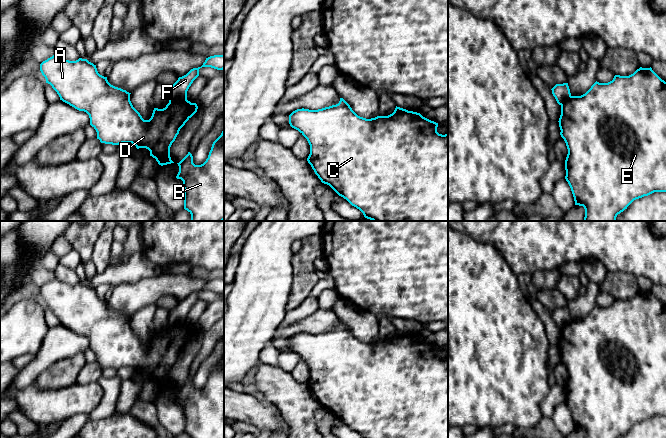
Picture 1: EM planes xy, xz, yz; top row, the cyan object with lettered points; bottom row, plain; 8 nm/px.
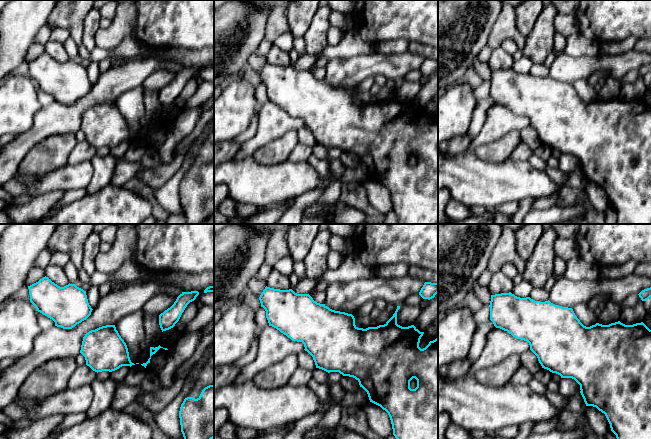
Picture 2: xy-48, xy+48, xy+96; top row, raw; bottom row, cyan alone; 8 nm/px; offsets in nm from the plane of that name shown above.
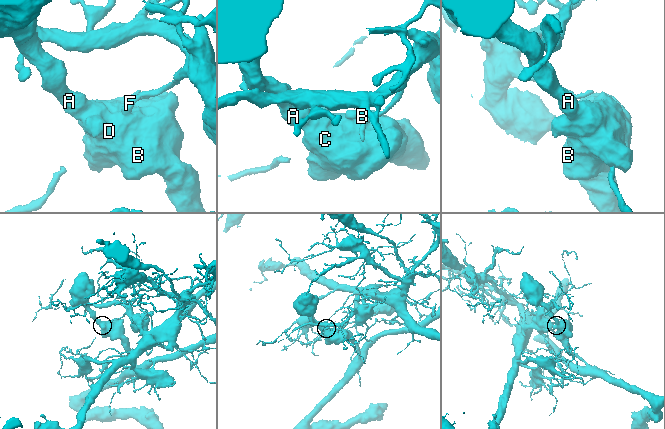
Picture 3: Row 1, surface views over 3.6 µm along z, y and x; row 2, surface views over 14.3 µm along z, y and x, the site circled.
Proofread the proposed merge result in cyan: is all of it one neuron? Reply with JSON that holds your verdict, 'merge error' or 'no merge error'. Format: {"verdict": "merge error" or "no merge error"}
{"verdict": "merge error"}

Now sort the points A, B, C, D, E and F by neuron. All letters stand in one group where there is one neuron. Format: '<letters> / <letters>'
A B C D E / F

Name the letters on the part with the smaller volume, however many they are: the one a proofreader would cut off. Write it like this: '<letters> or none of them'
F

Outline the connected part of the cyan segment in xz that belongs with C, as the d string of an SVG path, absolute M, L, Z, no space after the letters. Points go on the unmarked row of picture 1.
M340 322L338 328L322 333L302 332L293 335L289 339L289 348L307 363L310 369L307 385L321 406L329 409L339 420L346 423L363 438L448 438L448 357L439 358L437 356L438 347L413 335L366 343L358 340L350 329L343 322Z

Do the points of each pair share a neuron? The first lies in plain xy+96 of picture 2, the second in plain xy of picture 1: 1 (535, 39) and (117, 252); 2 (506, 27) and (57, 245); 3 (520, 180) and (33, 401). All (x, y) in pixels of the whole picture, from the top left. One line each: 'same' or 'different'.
1: different
2: same
3: same

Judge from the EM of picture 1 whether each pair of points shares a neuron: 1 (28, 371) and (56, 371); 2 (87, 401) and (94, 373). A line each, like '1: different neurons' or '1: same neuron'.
1: different neurons
2: different neurons

